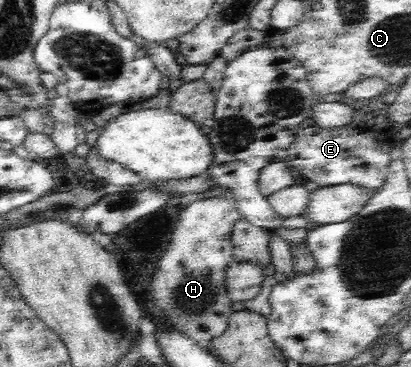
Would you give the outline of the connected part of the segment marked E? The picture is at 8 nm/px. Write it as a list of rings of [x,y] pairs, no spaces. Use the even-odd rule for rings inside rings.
[[[312,124],[296,135],[284,161],[293,171],[298,171],[310,182],[316,182],[318,187],[356,184],[367,189],[378,189],[385,181],[390,154],[380,148],[382,144],[372,136],[372,132],[352,134],[352,130],[353,125],[347,128],[321,128]]]

